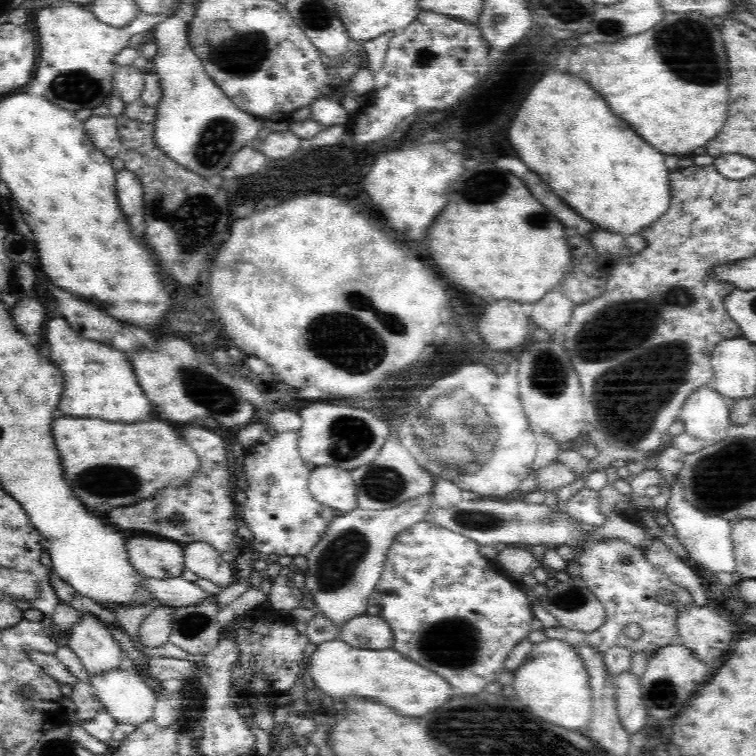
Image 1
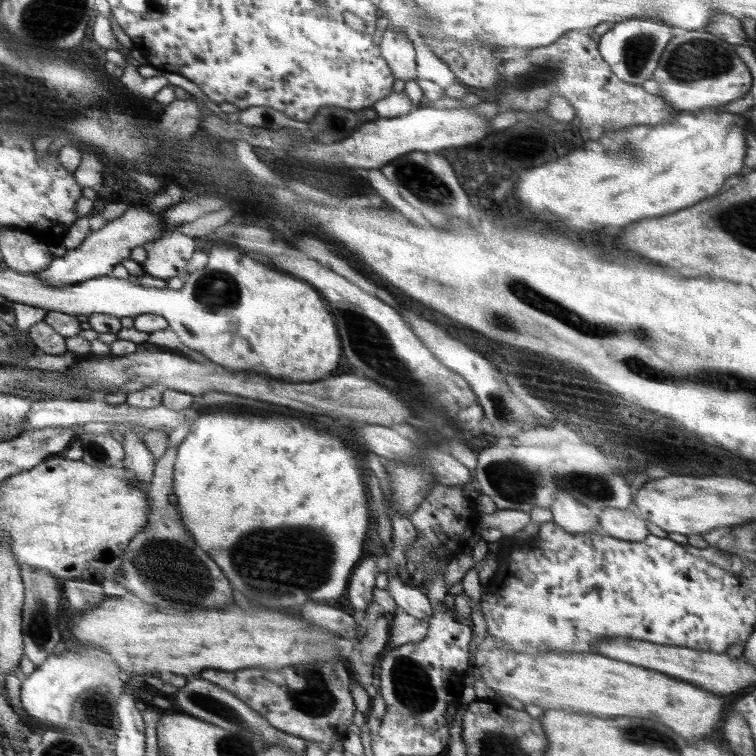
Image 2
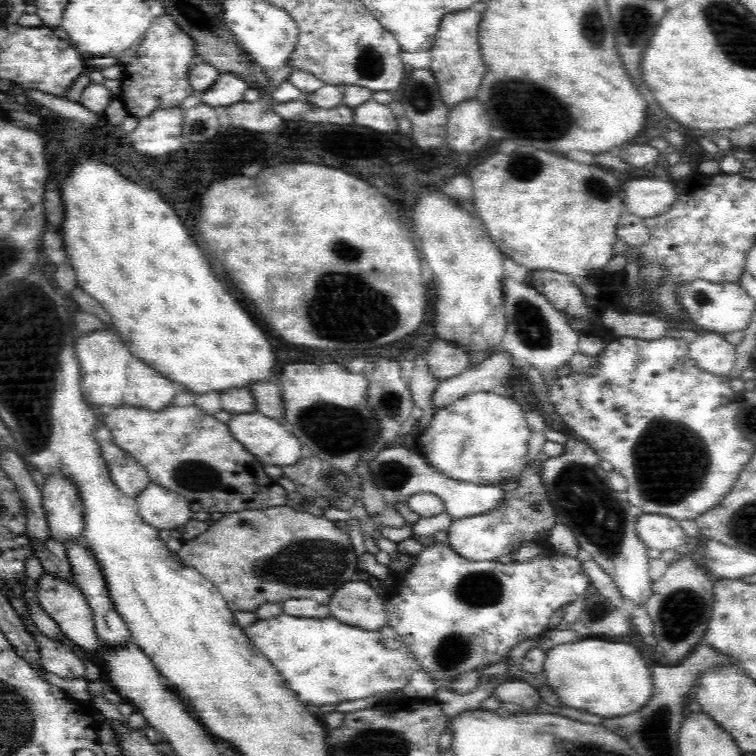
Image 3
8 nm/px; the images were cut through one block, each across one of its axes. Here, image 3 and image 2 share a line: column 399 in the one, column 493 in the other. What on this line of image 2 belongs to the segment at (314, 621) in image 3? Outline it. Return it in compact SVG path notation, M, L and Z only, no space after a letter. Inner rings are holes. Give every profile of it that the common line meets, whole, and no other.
M488 634L478 642L474 666L482 674L484 684L503 697L516 698L524 705L536 705L543 710L566 709L574 712L592 712L596 716L642 716L652 718L662 724L670 724L674 732L686 736L686 740L700 740L712 732L714 724L720 720L726 702L698 686L678 677L640 665L613 660L599 653L576 654L576 652L546 652L545 654L522 653L513 650L510 644L497 644L494 636Z

